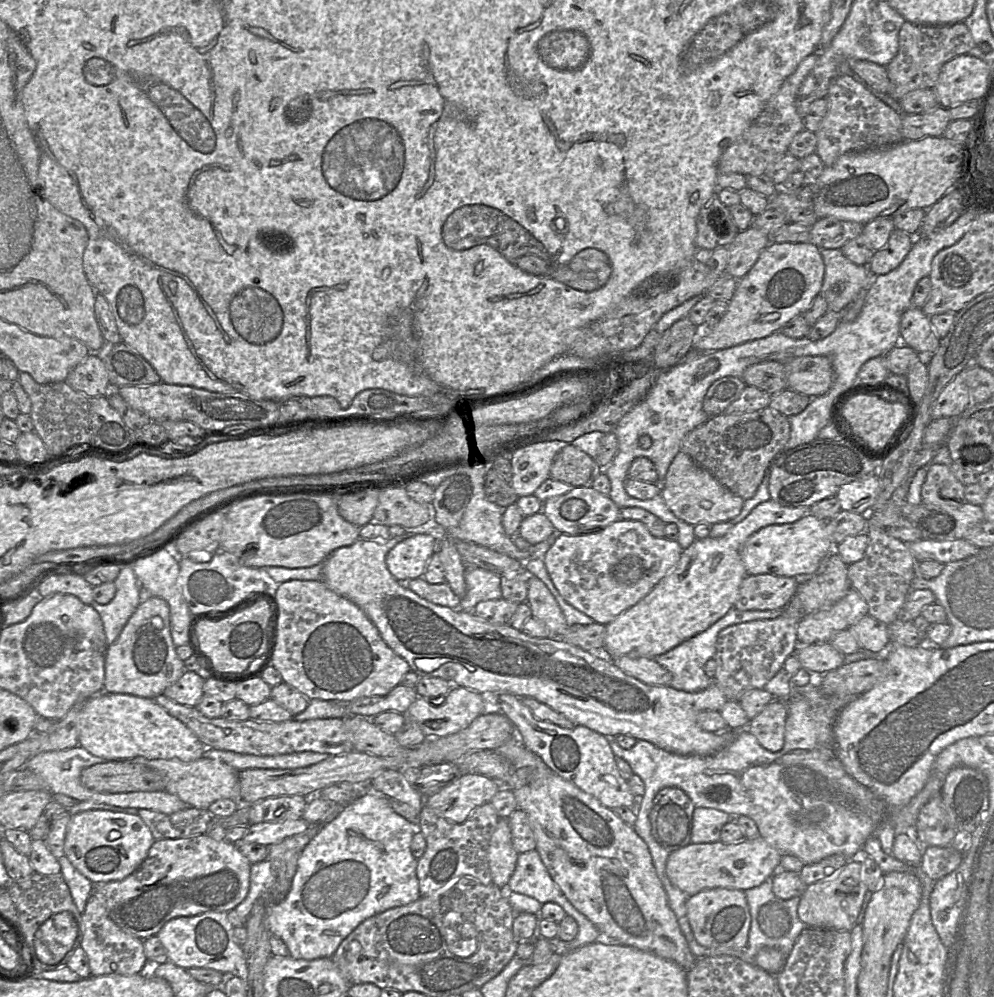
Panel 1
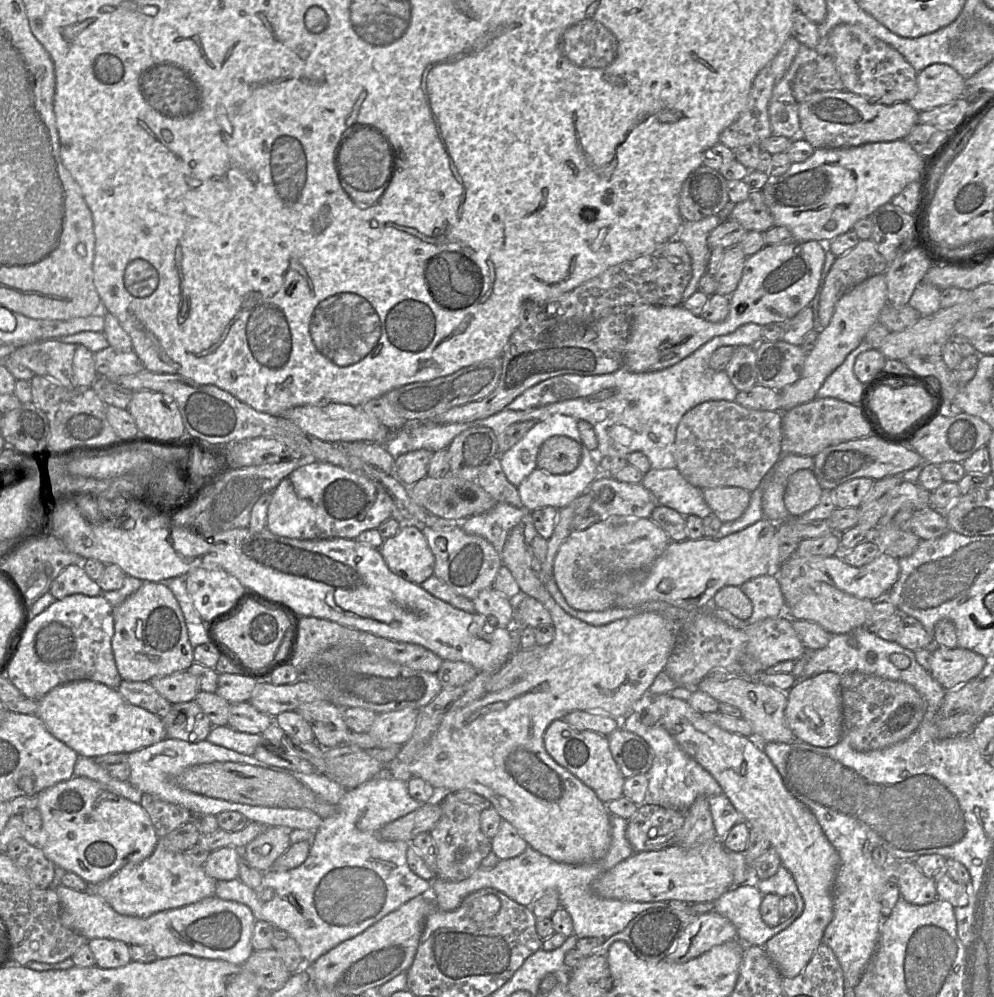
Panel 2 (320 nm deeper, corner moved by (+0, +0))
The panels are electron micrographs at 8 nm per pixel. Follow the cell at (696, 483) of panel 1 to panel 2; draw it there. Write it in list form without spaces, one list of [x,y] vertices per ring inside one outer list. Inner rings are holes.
[[[741,487],[705,488],[703,495],[706,503],[723,523],[741,517],[750,504],[751,492]]]

